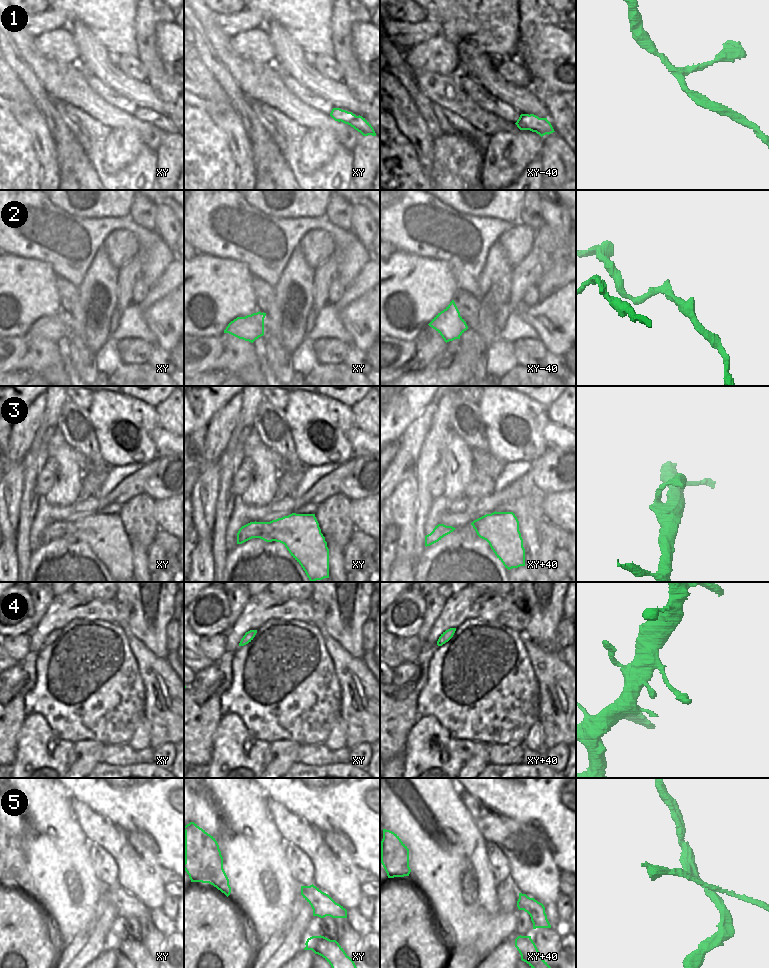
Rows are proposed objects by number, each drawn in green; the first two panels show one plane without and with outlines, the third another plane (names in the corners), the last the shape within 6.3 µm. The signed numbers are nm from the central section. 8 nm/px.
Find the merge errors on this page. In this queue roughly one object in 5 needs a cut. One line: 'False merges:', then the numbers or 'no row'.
False merges: 5

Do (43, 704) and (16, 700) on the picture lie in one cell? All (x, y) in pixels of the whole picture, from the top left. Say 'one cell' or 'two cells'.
two cells

